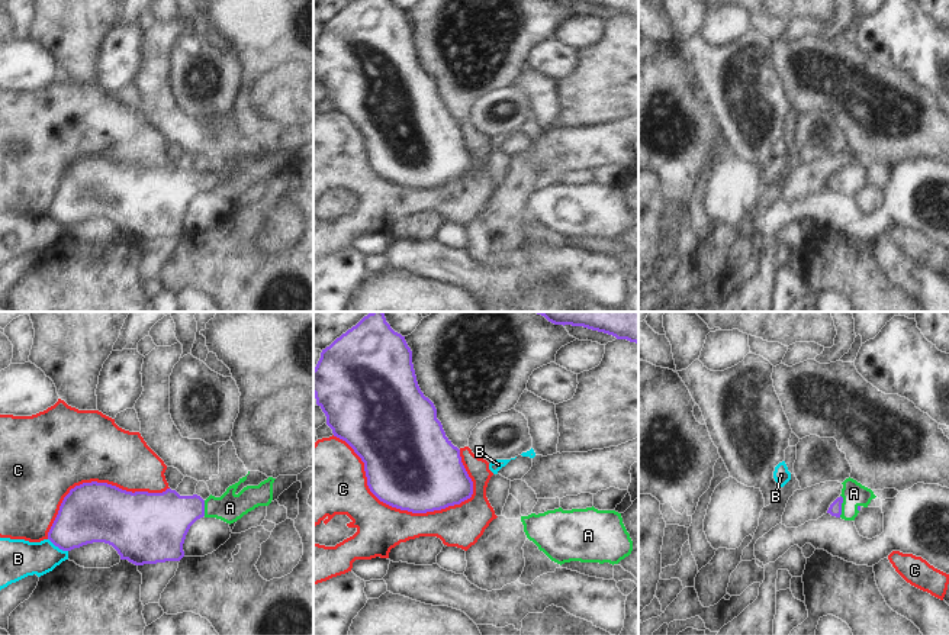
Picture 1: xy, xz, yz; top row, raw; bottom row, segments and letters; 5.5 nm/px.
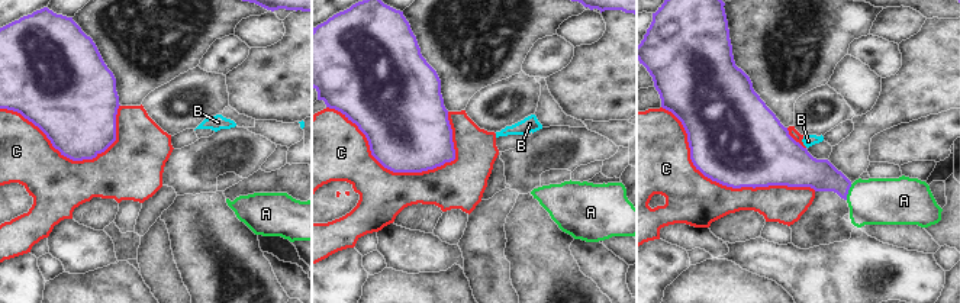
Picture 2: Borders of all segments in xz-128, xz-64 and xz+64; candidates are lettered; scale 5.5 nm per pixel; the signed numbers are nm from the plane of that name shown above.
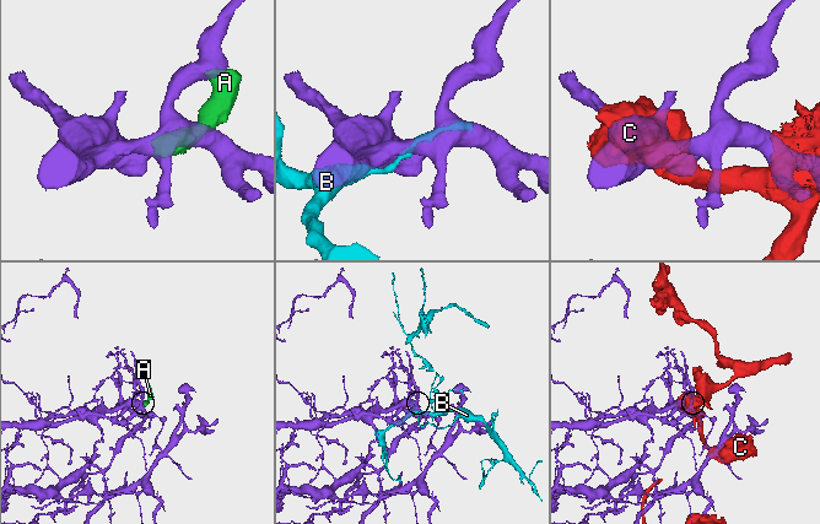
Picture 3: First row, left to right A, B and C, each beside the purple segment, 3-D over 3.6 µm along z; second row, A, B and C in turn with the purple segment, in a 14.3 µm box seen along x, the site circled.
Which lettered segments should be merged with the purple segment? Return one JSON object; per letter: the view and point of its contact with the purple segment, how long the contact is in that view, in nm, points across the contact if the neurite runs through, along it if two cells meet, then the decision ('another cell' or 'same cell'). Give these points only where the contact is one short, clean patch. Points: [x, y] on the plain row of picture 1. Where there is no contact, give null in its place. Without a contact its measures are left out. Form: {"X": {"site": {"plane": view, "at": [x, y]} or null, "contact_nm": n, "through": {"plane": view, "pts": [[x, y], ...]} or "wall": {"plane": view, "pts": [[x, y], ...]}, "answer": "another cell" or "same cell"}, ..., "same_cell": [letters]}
{"A": {"site": {"plane": "yz", "at": [840, 181]}, "contact_nm": 130, "through": {"plane": "yz", "pts": [[835, 184], [840, 181], [853, 168]]}, "answer": "same cell"}, "B": {"site": {"plane": "xy", "at": [58, 222]}, "contact_nm": 130, "answer": "another cell"}, "C": {"site": {"plane": "xz", "at": [392, 181]}, "contact_nm": 850, "answer": "another cell"}, "same_cell": ["A"]}

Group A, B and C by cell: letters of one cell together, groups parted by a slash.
A / B / C

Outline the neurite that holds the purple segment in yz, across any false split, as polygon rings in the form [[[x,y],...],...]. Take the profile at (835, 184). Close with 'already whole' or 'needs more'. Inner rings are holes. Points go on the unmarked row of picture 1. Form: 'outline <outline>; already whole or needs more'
outline [[[846,154],[843,158],[842,170],[830,180],[827,188],[845,196],[855,196],[860,183],[868,183],[876,171],[874,167],[853,154]]]; needs more

